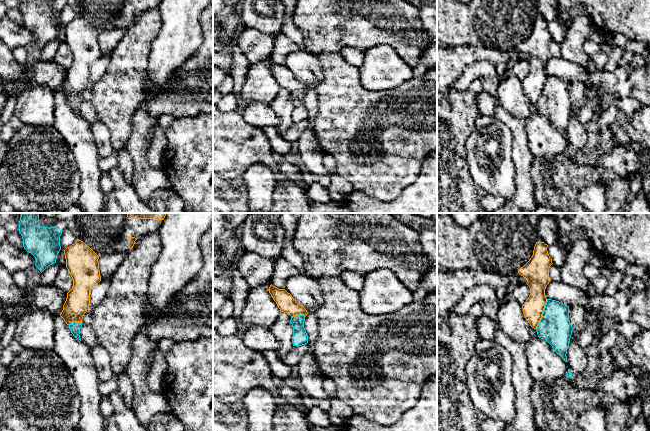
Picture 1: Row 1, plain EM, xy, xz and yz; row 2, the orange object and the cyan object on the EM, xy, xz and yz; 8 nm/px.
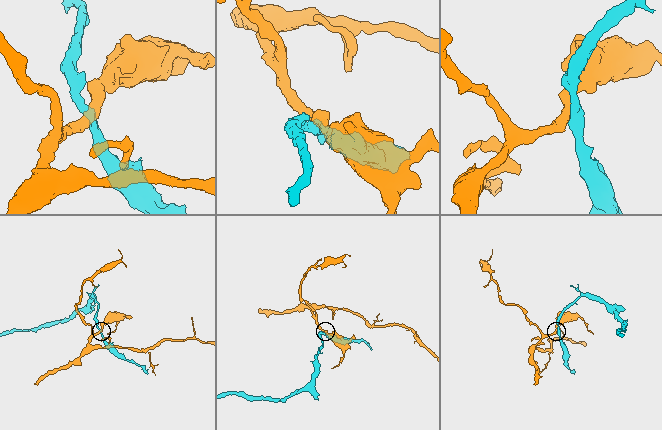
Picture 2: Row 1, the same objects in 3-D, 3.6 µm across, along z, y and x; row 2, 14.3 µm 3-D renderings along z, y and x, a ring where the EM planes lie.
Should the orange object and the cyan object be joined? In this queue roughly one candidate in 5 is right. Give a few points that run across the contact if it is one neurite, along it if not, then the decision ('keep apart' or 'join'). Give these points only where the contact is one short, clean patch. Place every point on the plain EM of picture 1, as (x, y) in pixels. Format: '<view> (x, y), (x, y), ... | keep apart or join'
yz (547, 75), (542, 93), (535, 104) | keep apart

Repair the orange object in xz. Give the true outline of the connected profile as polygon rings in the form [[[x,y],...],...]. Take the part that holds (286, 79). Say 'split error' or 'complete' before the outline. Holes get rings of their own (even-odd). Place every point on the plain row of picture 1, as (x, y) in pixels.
complete; [[[272,60],[269,63],[269,69],[276,78],[281,88],[287,89],[291,93],[308,90],[307,86],[292,73],[285,65],[279,65]]]

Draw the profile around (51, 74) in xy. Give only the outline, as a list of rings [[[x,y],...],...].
[[[54,60],[48,62],[36,61],[32,65],[35,82],[46,85],[55,92],[59,92],[63,86],[67,70]]]

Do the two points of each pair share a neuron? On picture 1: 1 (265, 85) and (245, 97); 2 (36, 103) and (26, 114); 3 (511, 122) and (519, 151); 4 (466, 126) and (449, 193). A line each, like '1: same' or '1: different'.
1: same
2: same
3: same
4: same

